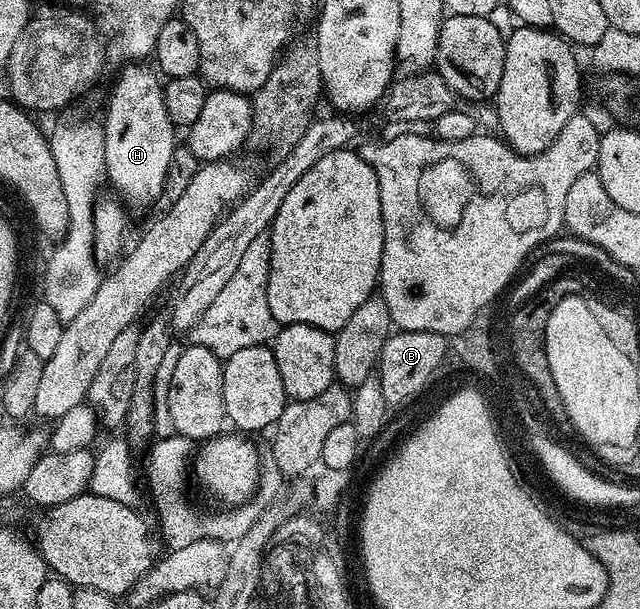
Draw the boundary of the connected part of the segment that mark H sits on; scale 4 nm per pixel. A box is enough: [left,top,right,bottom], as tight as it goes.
[102,62,176,204]

